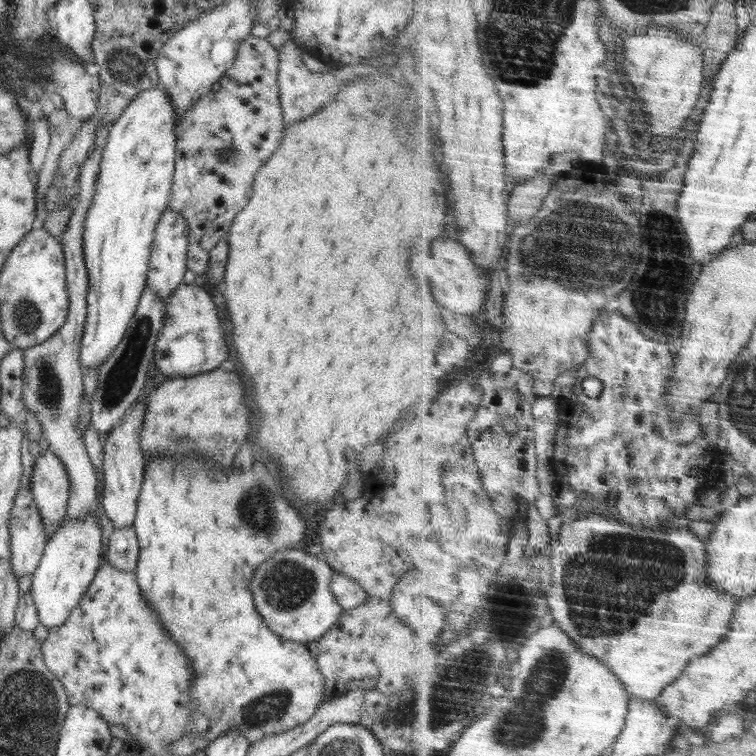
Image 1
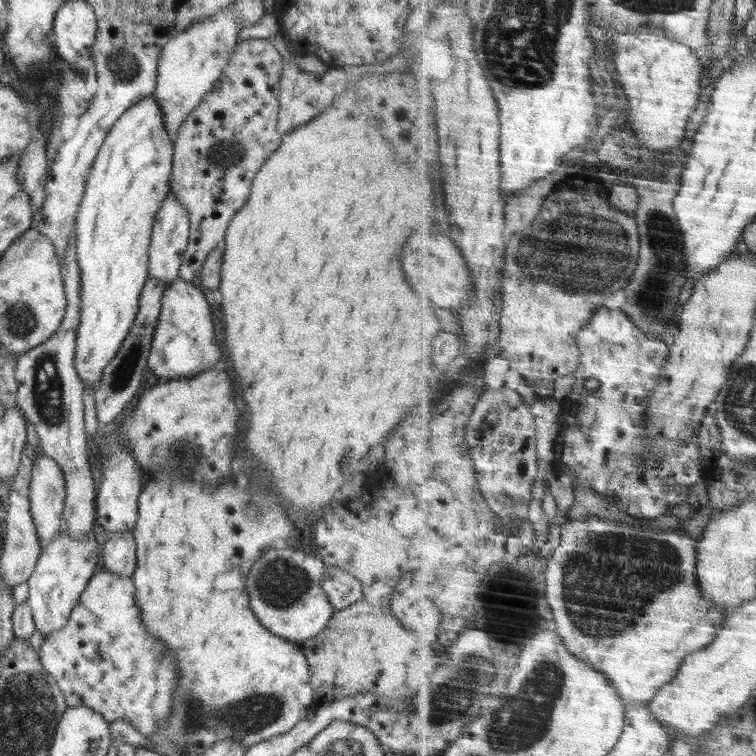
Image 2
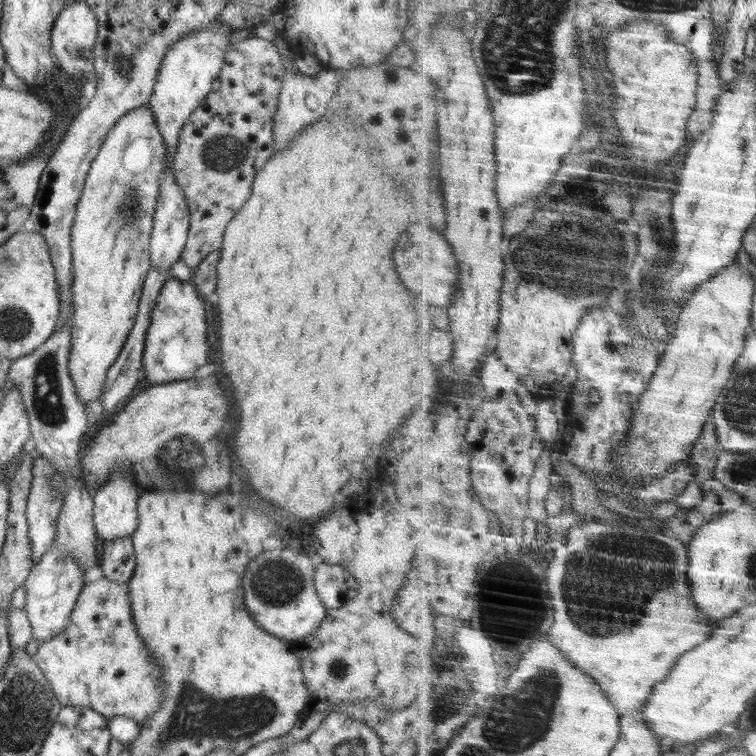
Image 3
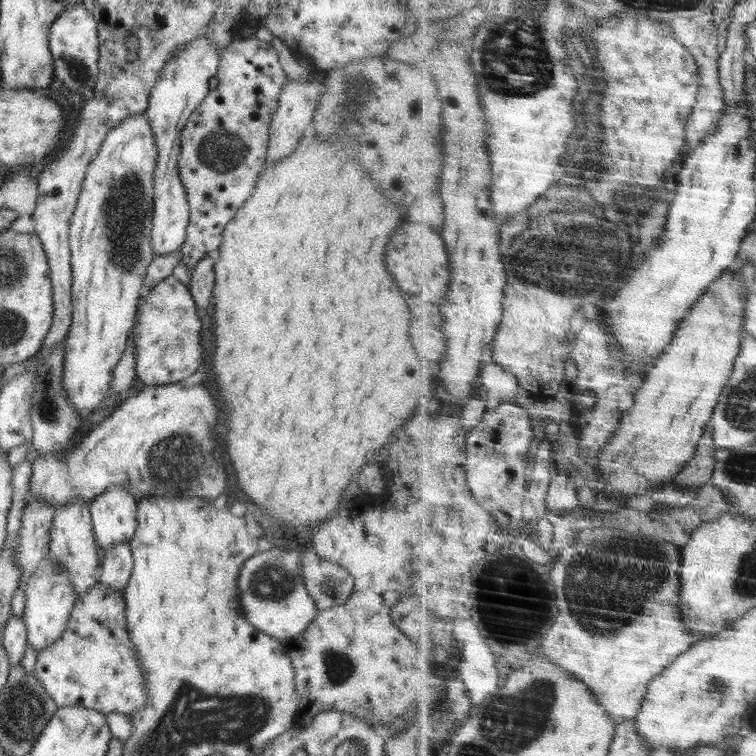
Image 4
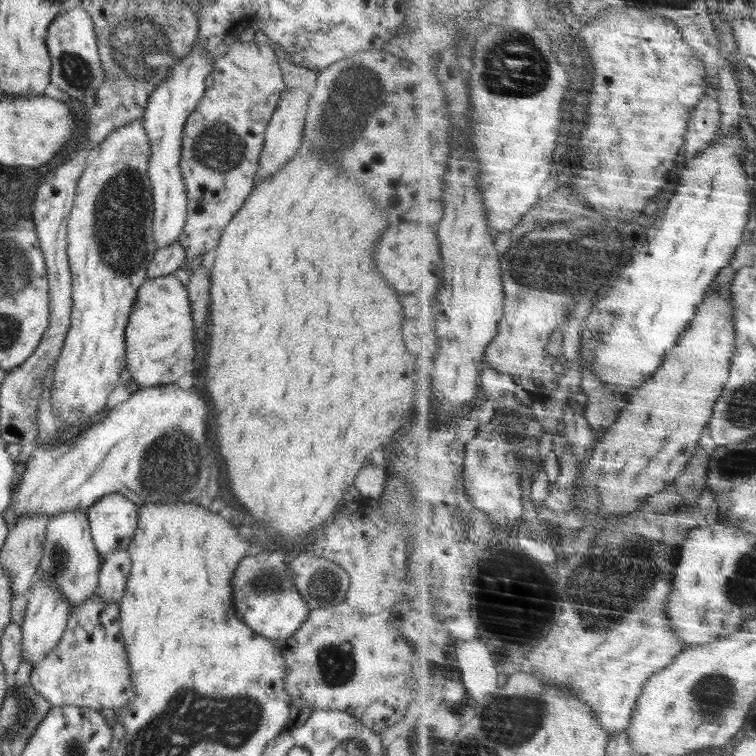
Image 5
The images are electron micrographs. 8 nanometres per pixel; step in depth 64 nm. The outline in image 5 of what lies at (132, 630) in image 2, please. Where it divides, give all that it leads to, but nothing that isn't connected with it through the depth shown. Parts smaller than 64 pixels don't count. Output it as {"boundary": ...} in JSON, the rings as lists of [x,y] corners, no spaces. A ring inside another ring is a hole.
{"boundary":[[[95,593],[88,598],[85,602],[82,602],[75,610],[71,610],[67,626],[61,636],[60,643],[52,650],[44,659],[34,663],[32,674],[30,674],[30,683],[34,685],[34,689],[42,695],[46,704],[51,706],[79,706],[86,707],[98,712],[106,710],[106,708],[112,708],[113,711],[119,710],[120,706],[128,706],[132,700],[134,700],[134,685],[132,685],[132,679],[130,679],[130,667],[128,667],[128,654],[126,651],[126,644],[120,634],[120,603],[103,602],[100,596]]]}

